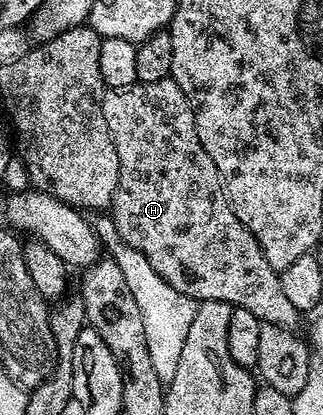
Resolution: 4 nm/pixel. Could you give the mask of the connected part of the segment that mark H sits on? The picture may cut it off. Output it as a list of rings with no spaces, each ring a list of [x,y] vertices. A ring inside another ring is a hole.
[[[172,77],[150,83],[135,82],[129,87],[108,88],[101,99],[101,104],[103,105],[103,117],[107,117],[107,129],[111,129],[111,137],[115,141],[115,153],[119,153],[119,185],[115,189],[115,197],[111,204],[113,227],[117,230],[116,238],[139,249],[139,253],[143,253],[143,257],[147,257],[147,261],[151,261],[151,267],[163,277],[163,281],[167,281],[167,285],[171,285],[171,289],[179,289],[179,293],[183,293],[195,301],[202,299],[223,301],[230,303],[234,308],[247,309],[247,313],[255,313],[255,317],[262,324],[270,323],[290,329],[296,328],[298,326],[296,323],[303,319],[302,312],[297,311],[295,305],[291,305],[291,300],[283,294],[280,274],[271,265],[267,265],[267,257],[263,257],[263,249],[259,245],[259,241],[255,241],[255,237],[245,228],[243,221],[239,221],[239,217],[235,217],[229,199],[225,196],[225,186],[221,184],[221,175],[215,169],[215,161],[211,161],[207,149],[203,149],[203,145],[199,141],[193,110],[183,89],[179,89],[179,85]]]

